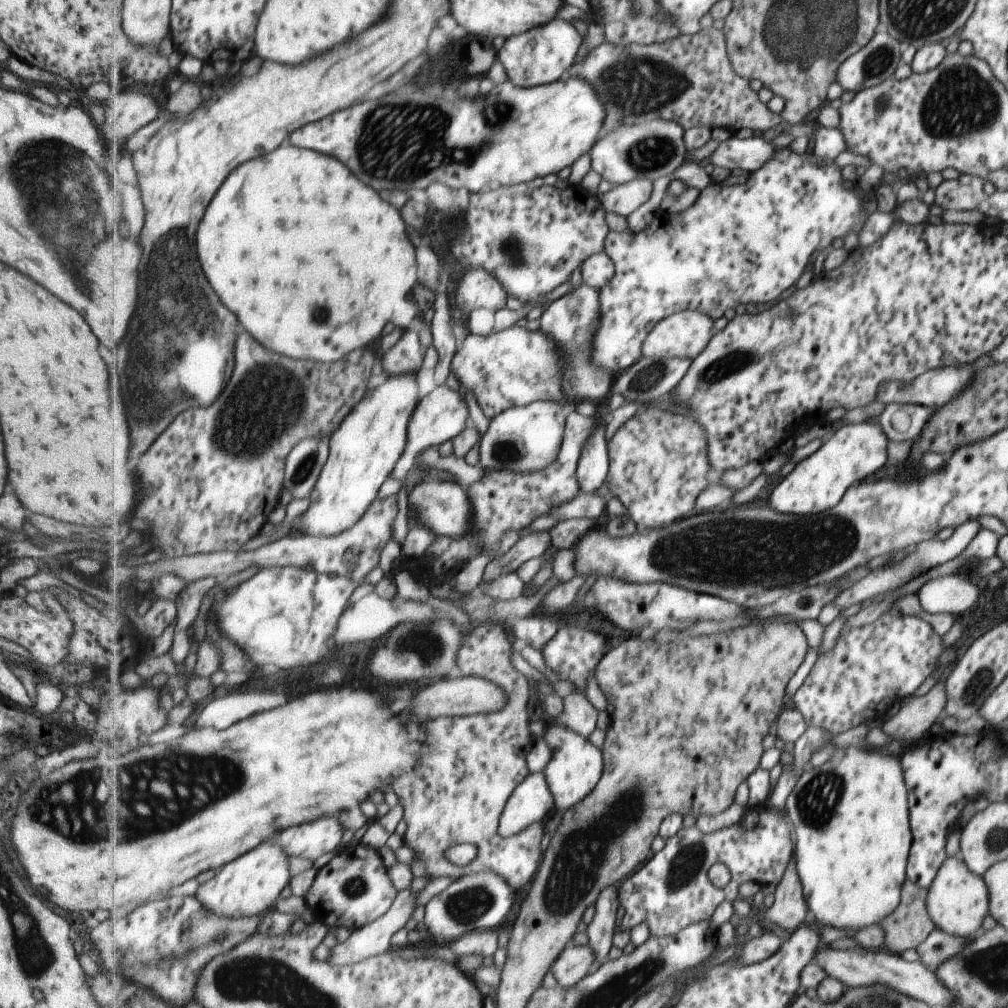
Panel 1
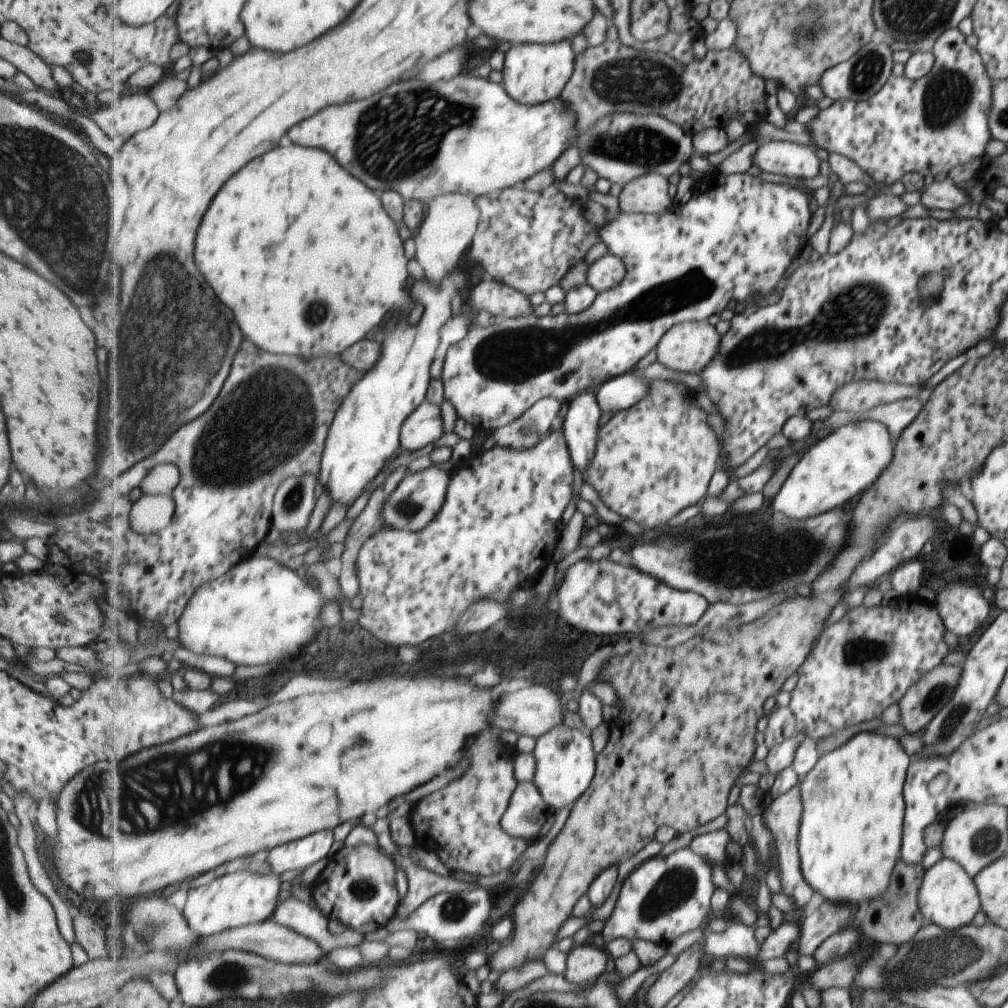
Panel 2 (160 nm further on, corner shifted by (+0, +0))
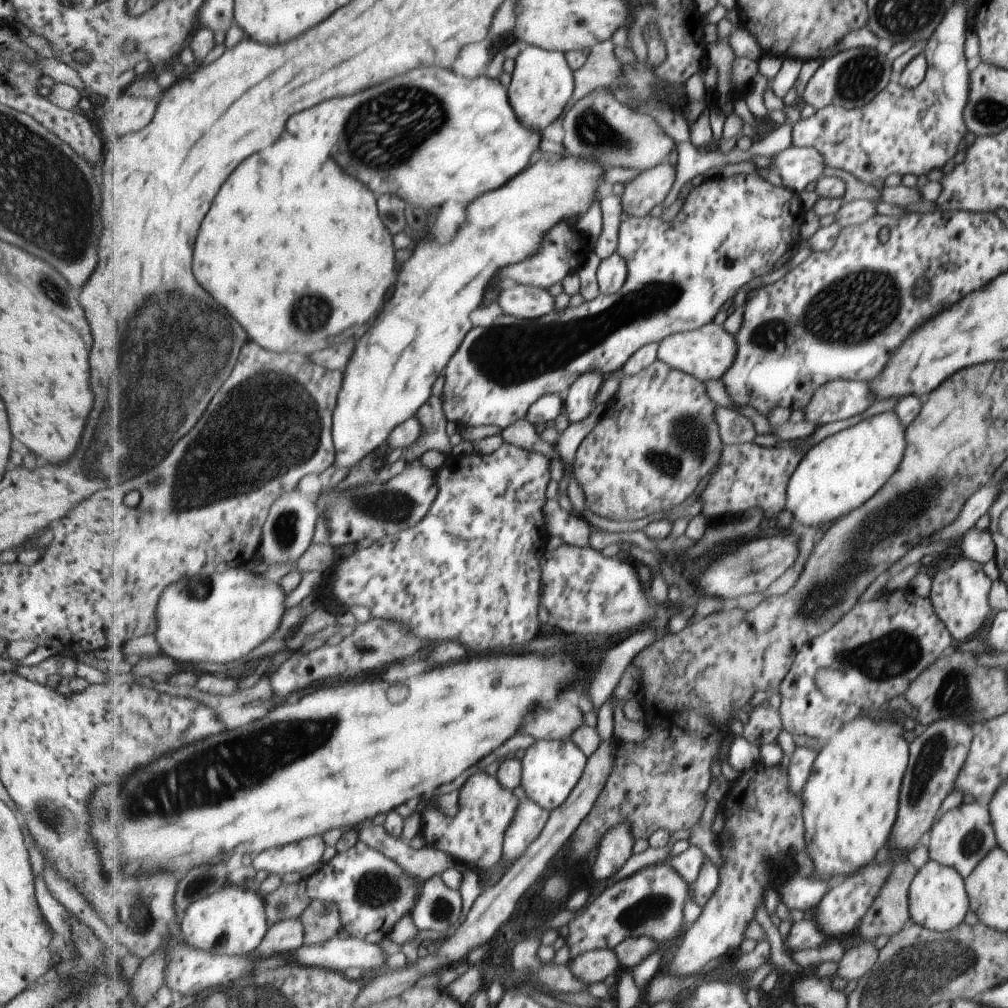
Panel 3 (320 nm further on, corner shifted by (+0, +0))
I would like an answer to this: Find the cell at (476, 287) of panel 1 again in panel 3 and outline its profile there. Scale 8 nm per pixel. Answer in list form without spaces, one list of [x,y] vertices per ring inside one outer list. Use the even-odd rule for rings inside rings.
[[[518,284],[499,292],[499,306],[504,314],[538,319],[555,310],[555,296],[545,288]]]

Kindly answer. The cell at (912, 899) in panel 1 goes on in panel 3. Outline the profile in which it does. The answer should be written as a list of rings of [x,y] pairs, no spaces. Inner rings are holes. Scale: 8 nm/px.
[[[905,859],[895,863],[877,896],[859,919],[857,932],[865,940],[874,941],[877,936],[891,936],[909,922],[908,888],[916,868]]]

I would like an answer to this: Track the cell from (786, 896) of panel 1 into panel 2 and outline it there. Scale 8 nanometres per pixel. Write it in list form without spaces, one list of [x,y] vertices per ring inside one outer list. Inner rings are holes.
[[[799,777],[795,784],[786,792],[772,800],[765,812],[766,824],[773,833],[774,845],[778,858],[778,875],[781,883],[781,892],[789,898],[793,898],[795,907],[801,908],[809,900],[812,888],[803,880],[800,873],[800,862],[798,861],[797,831],[800,814],[802,811],[801,799],[798,788],[803,777]]]

